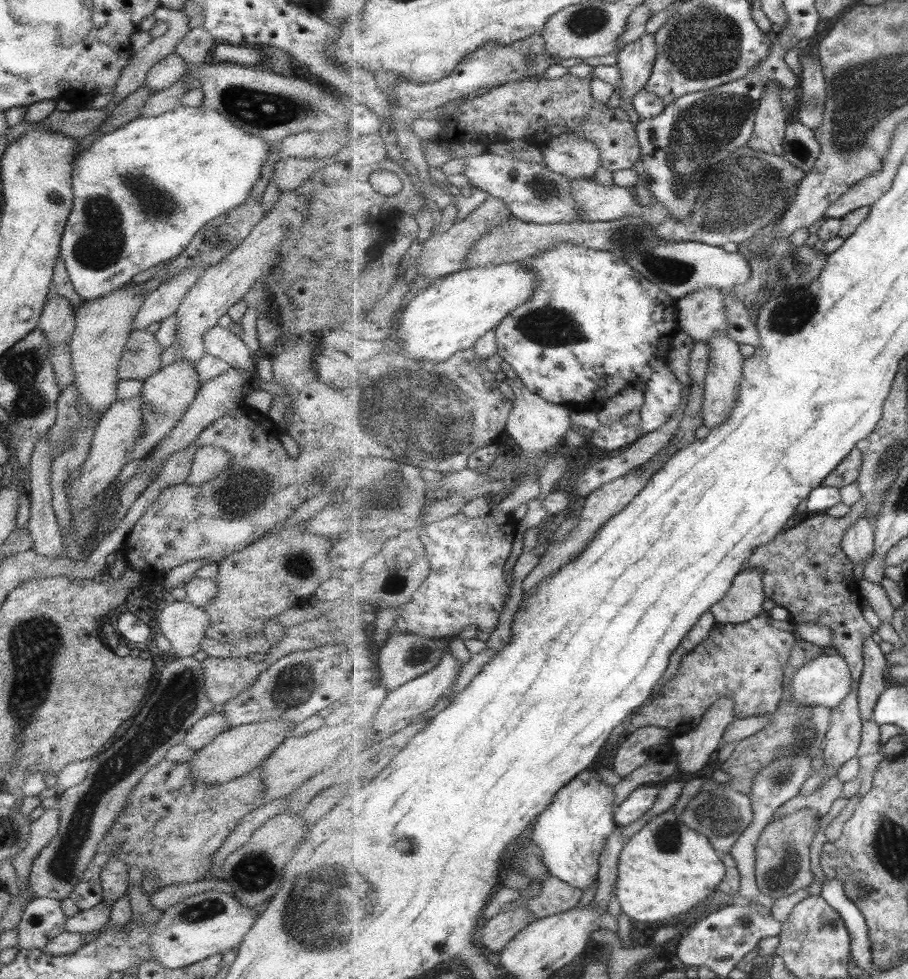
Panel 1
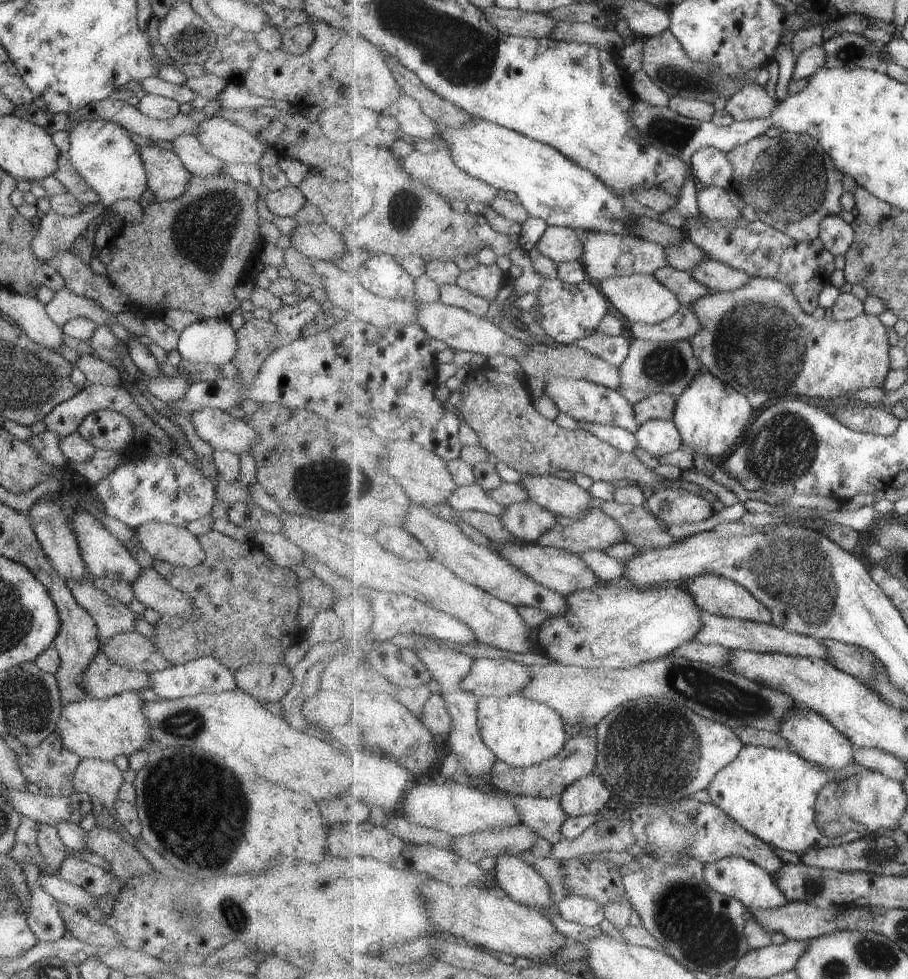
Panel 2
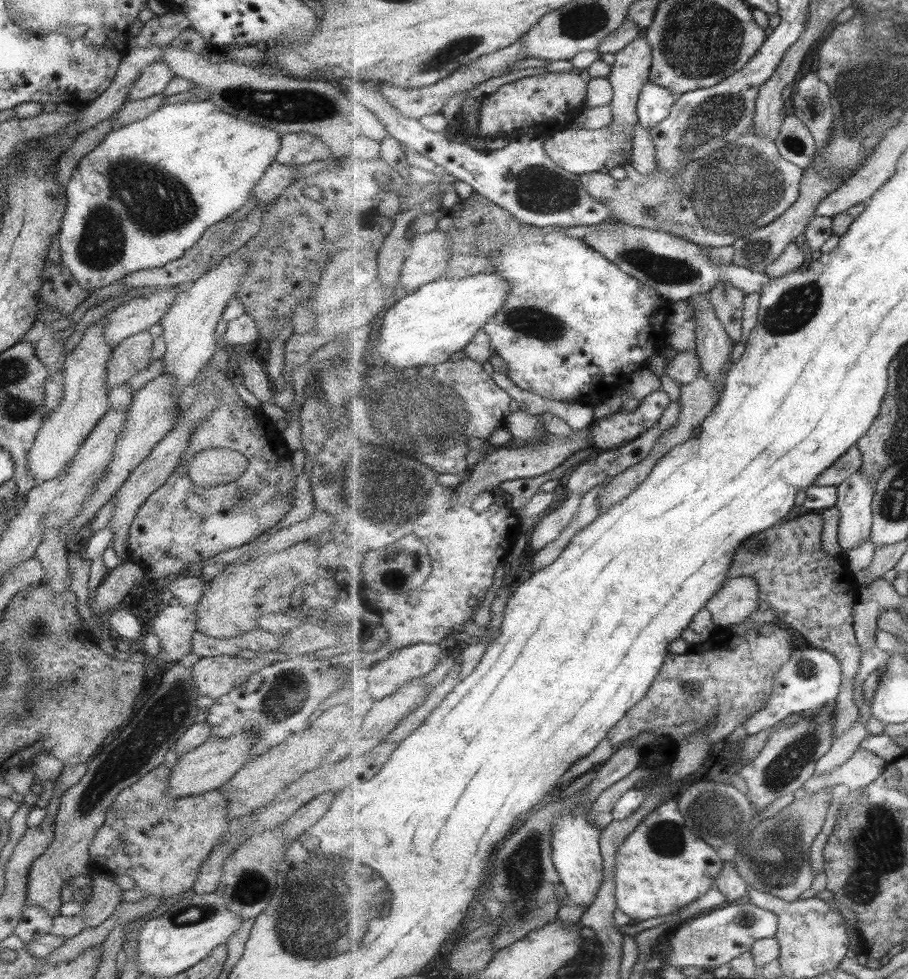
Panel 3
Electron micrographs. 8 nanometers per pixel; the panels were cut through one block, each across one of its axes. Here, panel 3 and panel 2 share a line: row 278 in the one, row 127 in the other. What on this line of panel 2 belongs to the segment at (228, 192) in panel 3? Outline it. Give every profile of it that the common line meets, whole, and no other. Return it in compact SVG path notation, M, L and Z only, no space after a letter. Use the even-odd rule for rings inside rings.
M97 119L81 121L69 132L69 148L65 156L70 166L89 185L105 207L117 198L139 200L140 194L147 188L146 176L140 156L124 128L118 124Z

